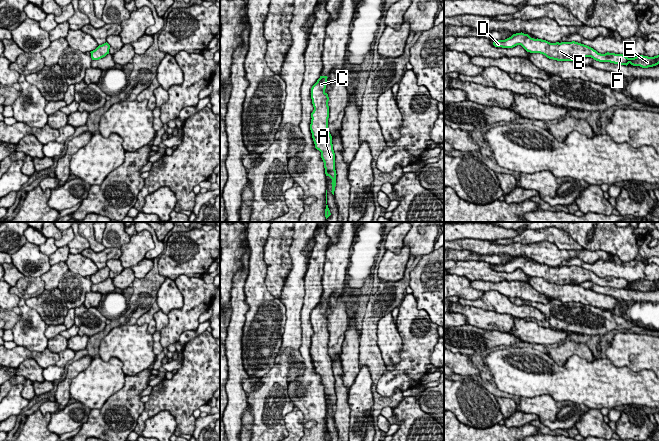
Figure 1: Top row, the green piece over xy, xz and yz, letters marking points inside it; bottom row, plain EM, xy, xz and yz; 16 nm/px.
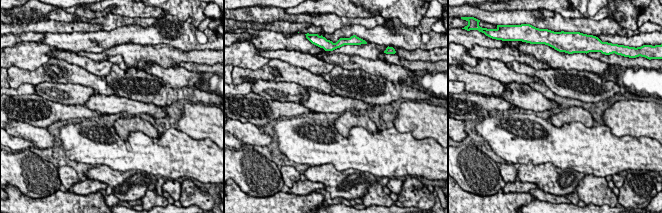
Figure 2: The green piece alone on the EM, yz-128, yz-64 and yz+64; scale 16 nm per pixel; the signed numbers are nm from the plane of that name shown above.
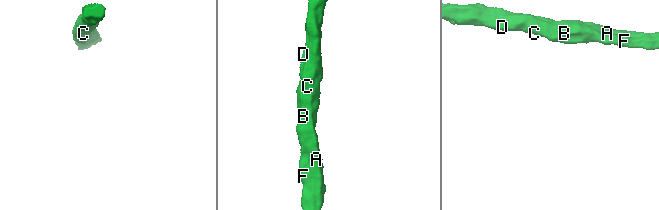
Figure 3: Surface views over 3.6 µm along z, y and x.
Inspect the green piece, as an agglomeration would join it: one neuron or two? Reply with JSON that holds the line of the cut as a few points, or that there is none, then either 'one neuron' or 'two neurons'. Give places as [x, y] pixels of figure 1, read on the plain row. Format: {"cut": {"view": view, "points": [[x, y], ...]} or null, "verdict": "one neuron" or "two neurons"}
{"cut": null, "verdict": "one neuron"}

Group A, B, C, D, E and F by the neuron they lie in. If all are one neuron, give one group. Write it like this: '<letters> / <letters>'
A B C D E F

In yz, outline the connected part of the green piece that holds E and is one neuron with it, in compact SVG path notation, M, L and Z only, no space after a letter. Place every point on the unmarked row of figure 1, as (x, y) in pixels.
M522 256L513 258L505 264L495 264L493 269L502 272L513 272L521 269L527 276L540 277L549 283L557 285L575 285L591 281L599 286L610 286L626 290L630 287L633 290L640 290L642 292L653 291L659 288L659 279L654 281L640 279L628 282L623 278L609 276L601 278L593 272L575 265L550 267L546 264L531 262L528 258Z

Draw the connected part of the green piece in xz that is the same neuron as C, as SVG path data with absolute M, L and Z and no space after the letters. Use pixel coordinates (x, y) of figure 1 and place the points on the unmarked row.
M320 300L311 312L311 323L314 331L311 337L310 354L315 372L321 376L325 398L332 403L332 418L336 410L335 377L332 360L328 354L329 330L328 318L325 316L327 300Z

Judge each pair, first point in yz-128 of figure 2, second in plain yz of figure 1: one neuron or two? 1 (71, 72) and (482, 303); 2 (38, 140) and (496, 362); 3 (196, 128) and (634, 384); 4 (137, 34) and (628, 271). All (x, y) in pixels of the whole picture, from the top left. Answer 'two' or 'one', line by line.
1: one
2: two
3: two
4: one

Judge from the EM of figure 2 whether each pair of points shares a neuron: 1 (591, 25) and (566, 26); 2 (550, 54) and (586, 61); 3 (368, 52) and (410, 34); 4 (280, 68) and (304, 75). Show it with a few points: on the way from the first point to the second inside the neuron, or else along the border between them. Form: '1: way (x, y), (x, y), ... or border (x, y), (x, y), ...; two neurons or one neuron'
1: way (585, 25), (572, 25); one neuron
2: way (559, 60), (577, 61); one neuron
3: border (367, 42), (387, 46); two neurons
4: way (286, 73), (298, 75); one neuron

